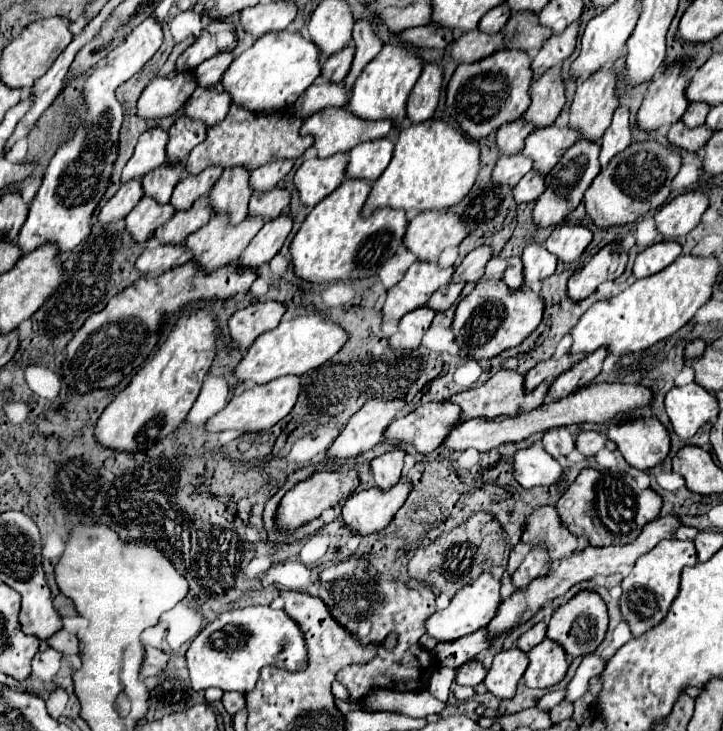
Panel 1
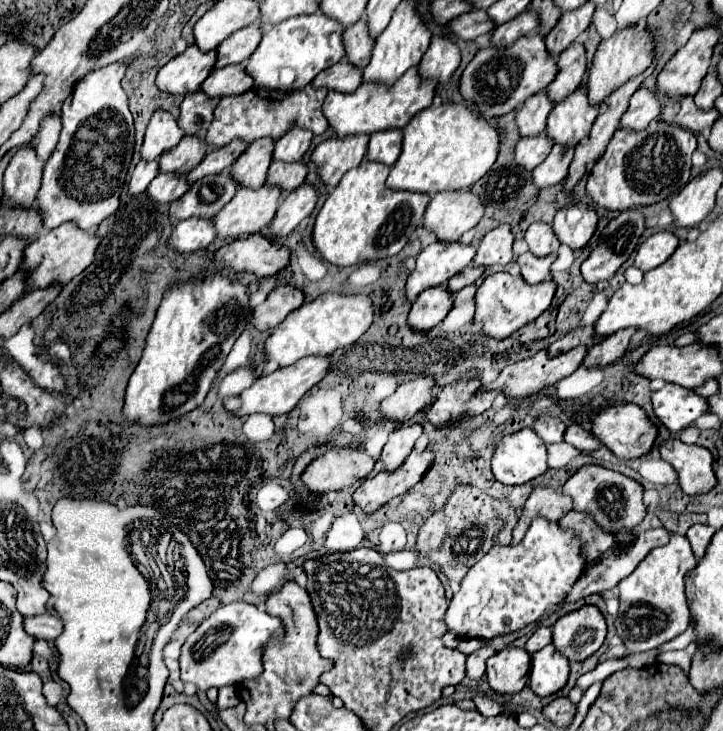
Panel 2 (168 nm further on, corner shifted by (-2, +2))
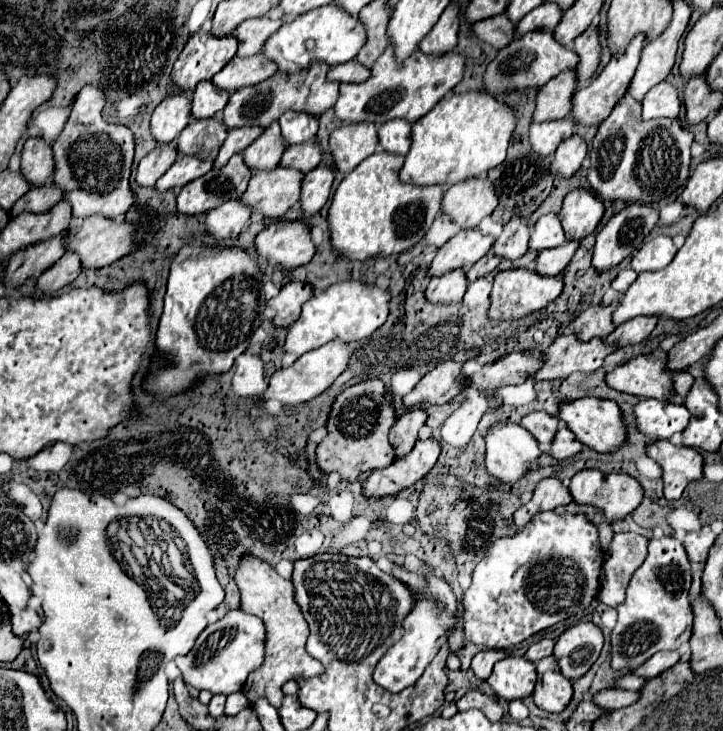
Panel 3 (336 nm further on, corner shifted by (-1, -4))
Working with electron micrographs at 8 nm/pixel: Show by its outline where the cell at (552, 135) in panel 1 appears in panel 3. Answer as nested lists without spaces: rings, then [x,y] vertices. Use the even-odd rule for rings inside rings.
[[[644,33],[636,35],[634,41],[630,41],[630,45],[624,49],[624,53],[618,57],[612,57],[612,61],[606,65],[606,69],[588,87],[582,87],[574,93],[572,113],[570,113],[572,119],[576,119],[580,125],[600,125],[606,119],[606,115],[610,115],[614,105],[626,95],[626,89],[630,87],[630,81],[632,81],[638,61],[640,61],[644,39],[646,39]]]

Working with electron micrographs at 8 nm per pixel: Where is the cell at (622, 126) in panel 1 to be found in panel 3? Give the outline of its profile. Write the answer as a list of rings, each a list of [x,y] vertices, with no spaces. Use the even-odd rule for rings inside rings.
[[[662,81],[656,87],[652,87],[644,101],[642,101],[642,117],[644,119],[656,119],[656,117],[678,117],[680,113],[680,91],[670,81]]]

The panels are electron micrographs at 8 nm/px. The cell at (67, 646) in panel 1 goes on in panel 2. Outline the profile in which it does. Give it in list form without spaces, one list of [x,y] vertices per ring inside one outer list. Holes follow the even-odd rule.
[[[51,613],[29,617],[23,621],[23,625],[25,625],[25,631],[29,635],[33,635],[37,639],[45,639],[45,641],[55,641],[63,633],[61,619],[53,617]]]

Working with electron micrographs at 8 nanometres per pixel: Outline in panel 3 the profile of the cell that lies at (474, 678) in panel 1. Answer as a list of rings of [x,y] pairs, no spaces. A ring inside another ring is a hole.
[[[482,651],[482,653],[478,653],[474,659],[472,659],[472,671],[474,671],[474,675],[478,677],[478,679],[488,679],[490,677],[490,673],[492,673],[492,667],[494,667],[494,663],[496,661],[500,661],[500,659],[504,659],[508,653],[506,651]]]

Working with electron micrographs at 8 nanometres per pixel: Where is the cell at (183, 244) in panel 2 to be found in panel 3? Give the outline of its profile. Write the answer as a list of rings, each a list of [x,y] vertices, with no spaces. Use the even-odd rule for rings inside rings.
[[[240,199],[226,201],[218,209],[206,213],[206,227],[208,233],[212,235],[212,241],[220,243],[230,237],[232,239],[238,237],[238,233],[248,225],[250,215],[252,215],[250,205],[242,203]]]

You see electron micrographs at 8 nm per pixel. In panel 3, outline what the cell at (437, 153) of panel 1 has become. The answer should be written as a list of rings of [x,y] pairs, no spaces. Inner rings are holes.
[[[486,91],[448,93],[430,113],[412,125],[412,147],[406,155],[400,179],[416,185],[440,183],[448,187],[470,177],[480,177],[506,159],[514,125],[514,109]]]

